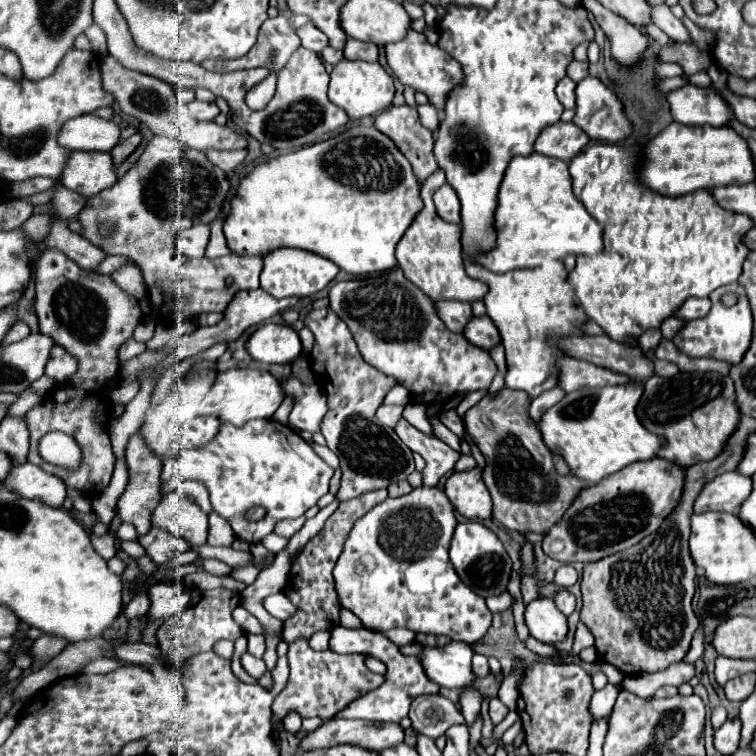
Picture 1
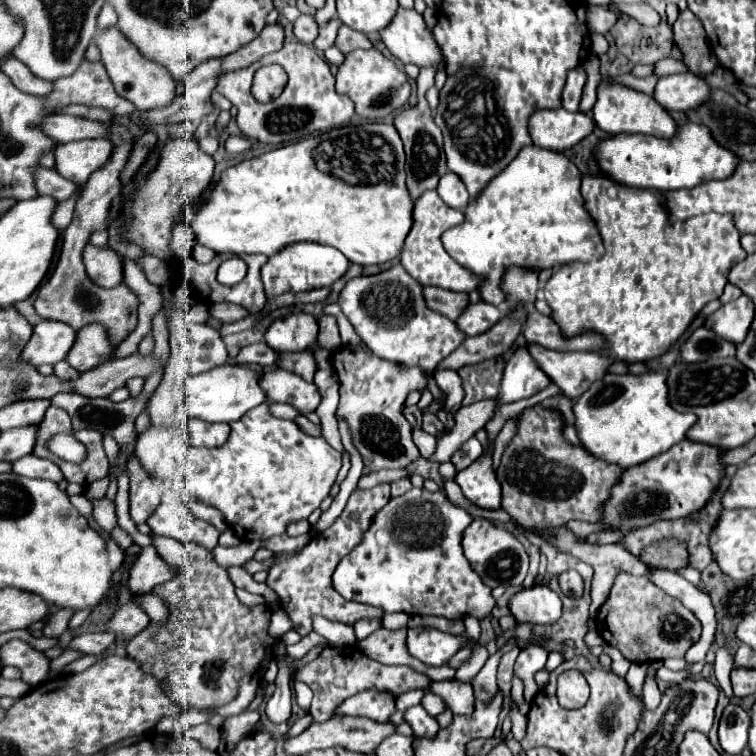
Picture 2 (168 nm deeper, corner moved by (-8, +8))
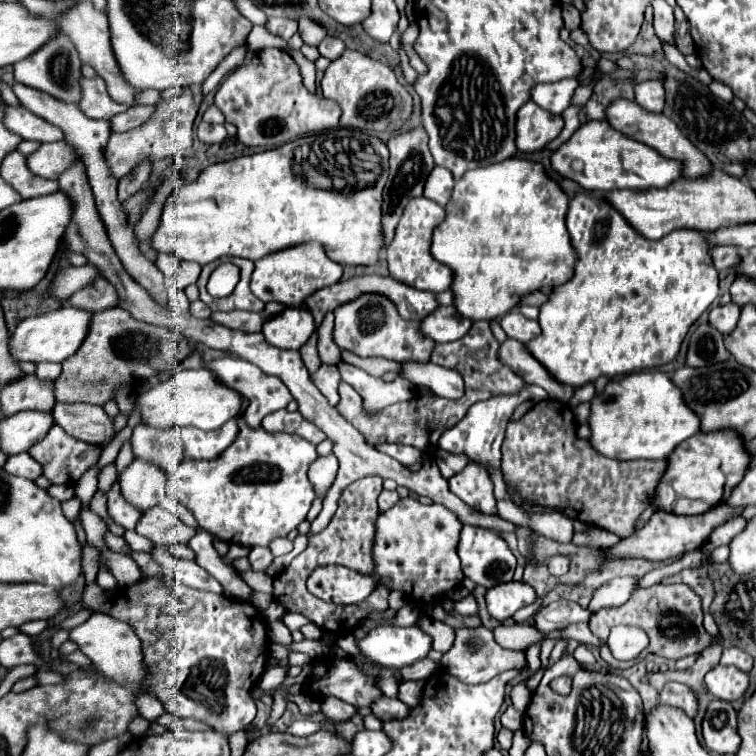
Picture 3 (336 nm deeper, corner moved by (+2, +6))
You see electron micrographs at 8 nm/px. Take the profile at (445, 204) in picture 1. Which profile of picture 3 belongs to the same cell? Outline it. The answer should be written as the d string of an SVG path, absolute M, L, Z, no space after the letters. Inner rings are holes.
M434 167L430 177L426 179L426 185L424 185L424 197L436 201L438 205L446 205L450 195L452 195L452 189L454 189L454 177L448 169L444 167Z

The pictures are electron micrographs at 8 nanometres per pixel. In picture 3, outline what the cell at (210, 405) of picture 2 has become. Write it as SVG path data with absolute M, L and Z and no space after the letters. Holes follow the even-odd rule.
M186 369L172 379L154 385L136 399L140 411L140 421L158 429L172 427L198 427L202 431L220 429L228 419L238 415L242 405L240 393L232 391L226 385L220 385L210 371L206 369Z

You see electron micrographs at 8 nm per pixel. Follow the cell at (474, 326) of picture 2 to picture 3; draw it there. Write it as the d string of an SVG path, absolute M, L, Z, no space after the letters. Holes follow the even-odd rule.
M438 307L434 313L420 321L418 331L424 333L424 337L430 337L434 343L450 343L462 339L470 325L472 323L468 319L458 317L454 307Z

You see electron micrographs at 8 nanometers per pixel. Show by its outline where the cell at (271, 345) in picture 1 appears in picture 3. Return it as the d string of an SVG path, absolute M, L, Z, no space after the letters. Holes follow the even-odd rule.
M288 307L264 323L264 337L278 349L300 349L314 333L316 323L308 309Z

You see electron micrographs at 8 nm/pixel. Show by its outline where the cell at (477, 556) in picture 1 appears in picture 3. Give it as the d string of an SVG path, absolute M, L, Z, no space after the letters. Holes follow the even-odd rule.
M464 525L462 535L460 535L460 545L458 545L458 557L462 561L462 573L468 579L472 579L476 585L482 585L486 589L496 583L510 581L516 569L516 557L508 549L506 541L492 529Z

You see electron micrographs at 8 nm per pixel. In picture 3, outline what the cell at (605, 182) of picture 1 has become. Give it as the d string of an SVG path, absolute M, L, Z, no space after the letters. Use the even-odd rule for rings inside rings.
M586 193L570 201L566 229L578 255L574 277L566 285L556 287L548 303L540 307L538 323L542 337L524 345L528 353L534 355L558 383L572 387L594 383L600 375L616 377L672 361L692 323L714 303L720 291L718 271L712 265L710 247L706 247L706 233L680 229L666 239L648 241L602 197L588 197Z

